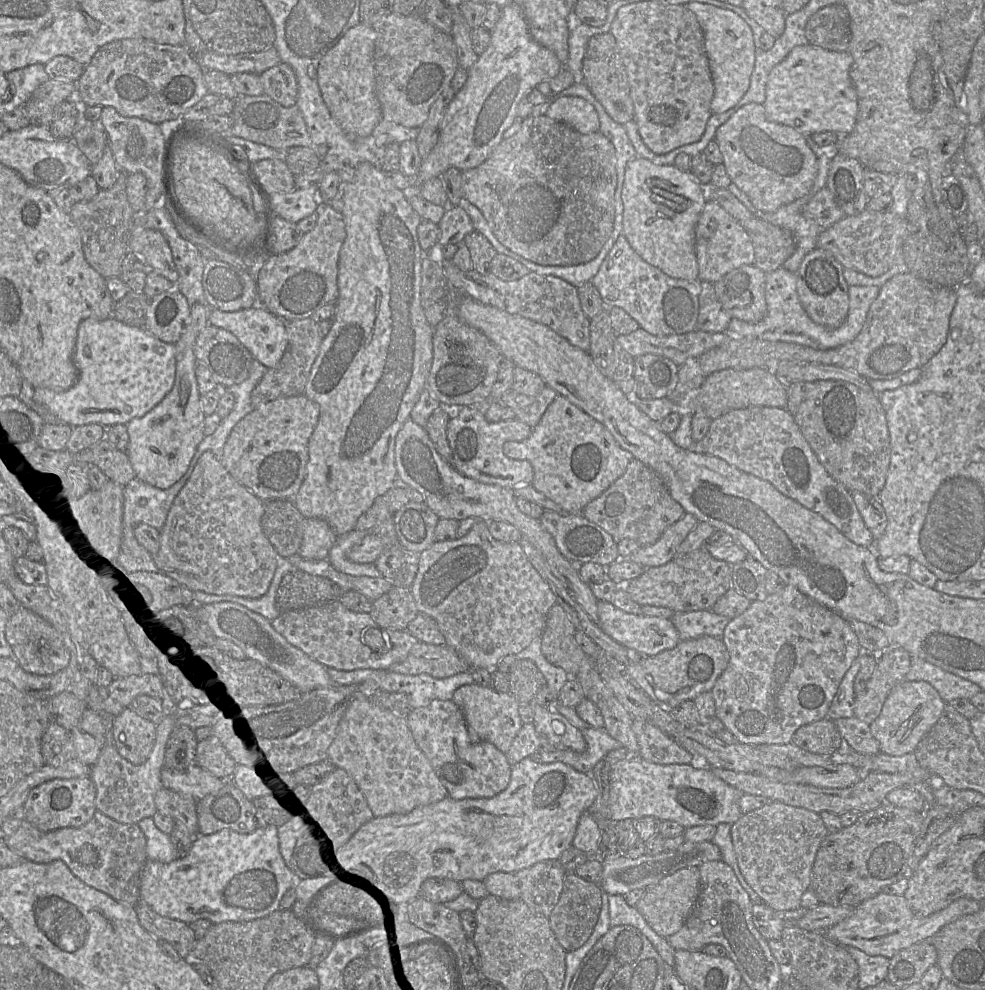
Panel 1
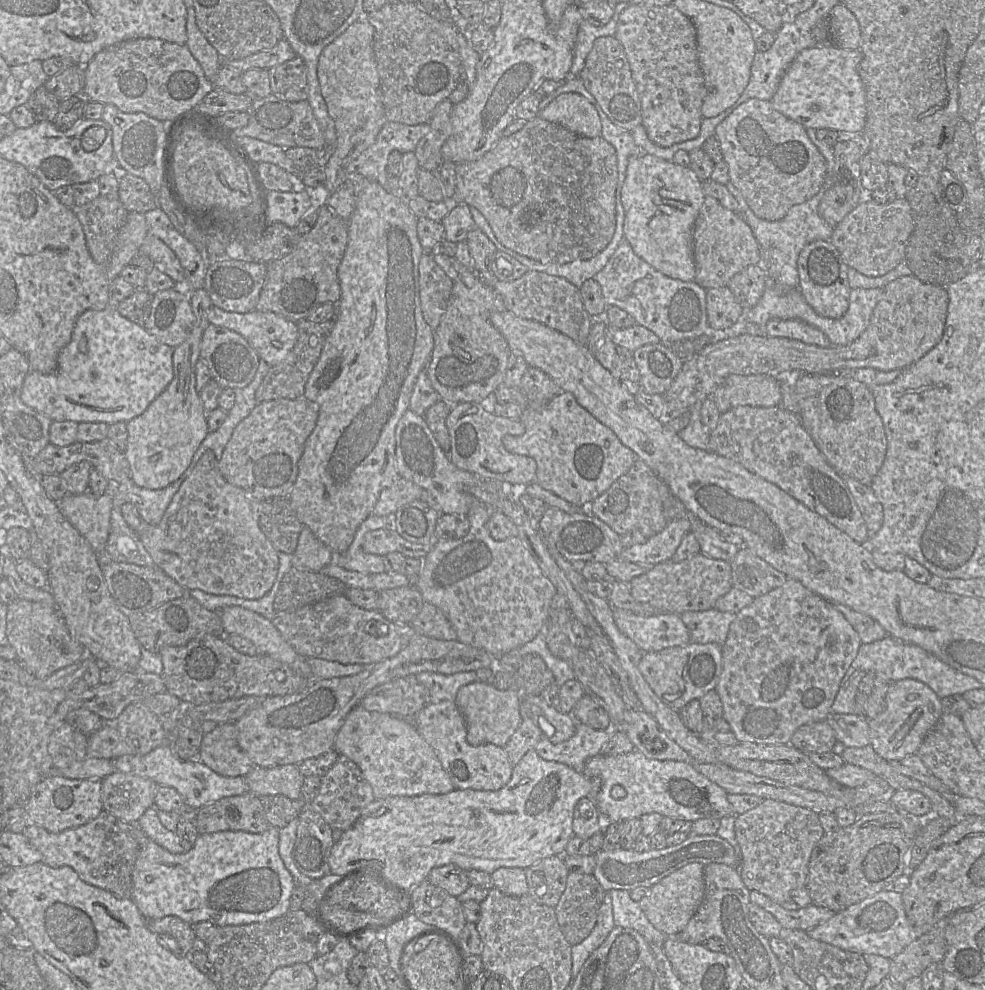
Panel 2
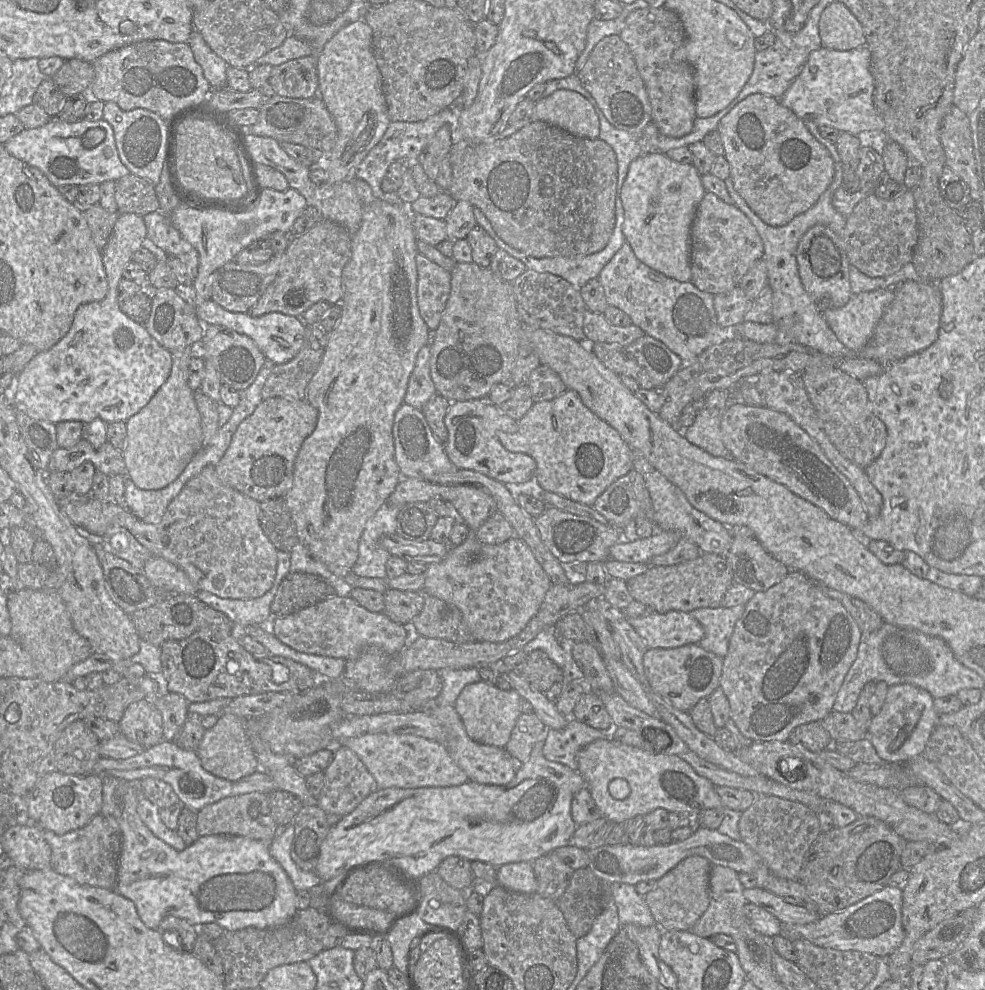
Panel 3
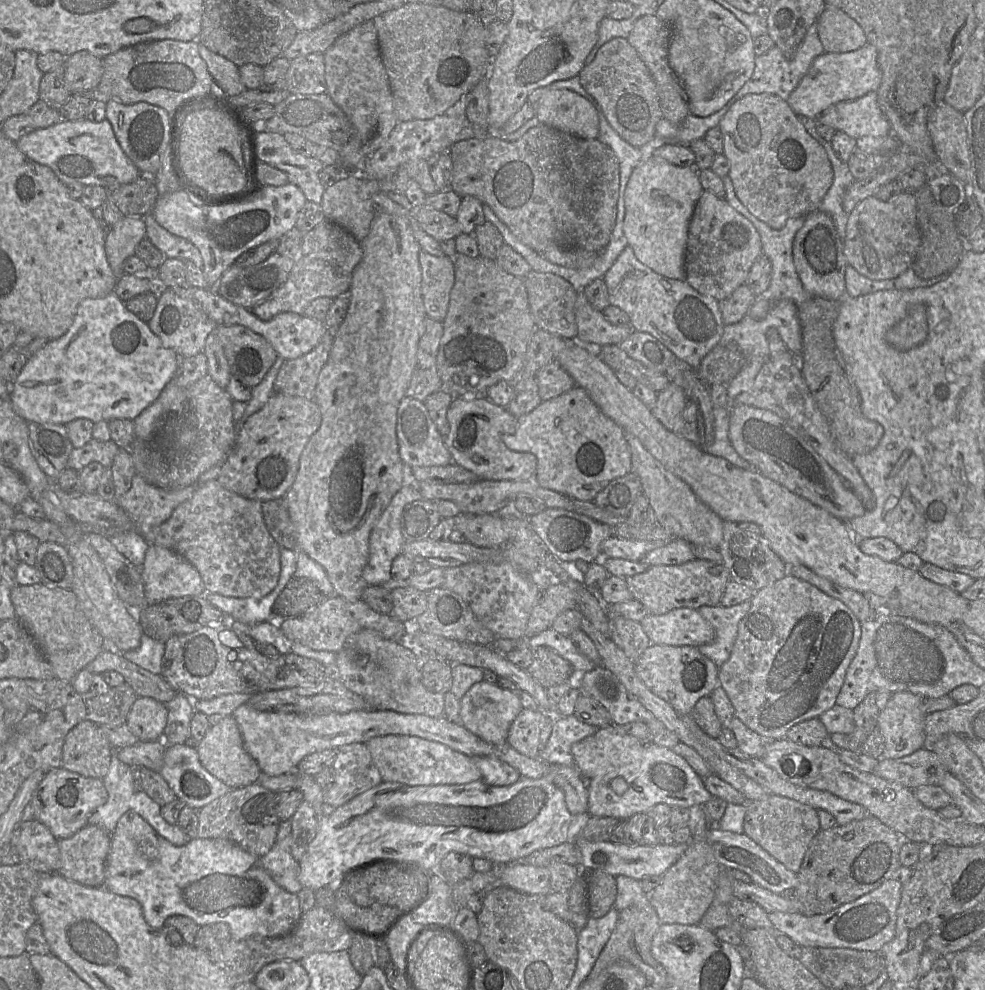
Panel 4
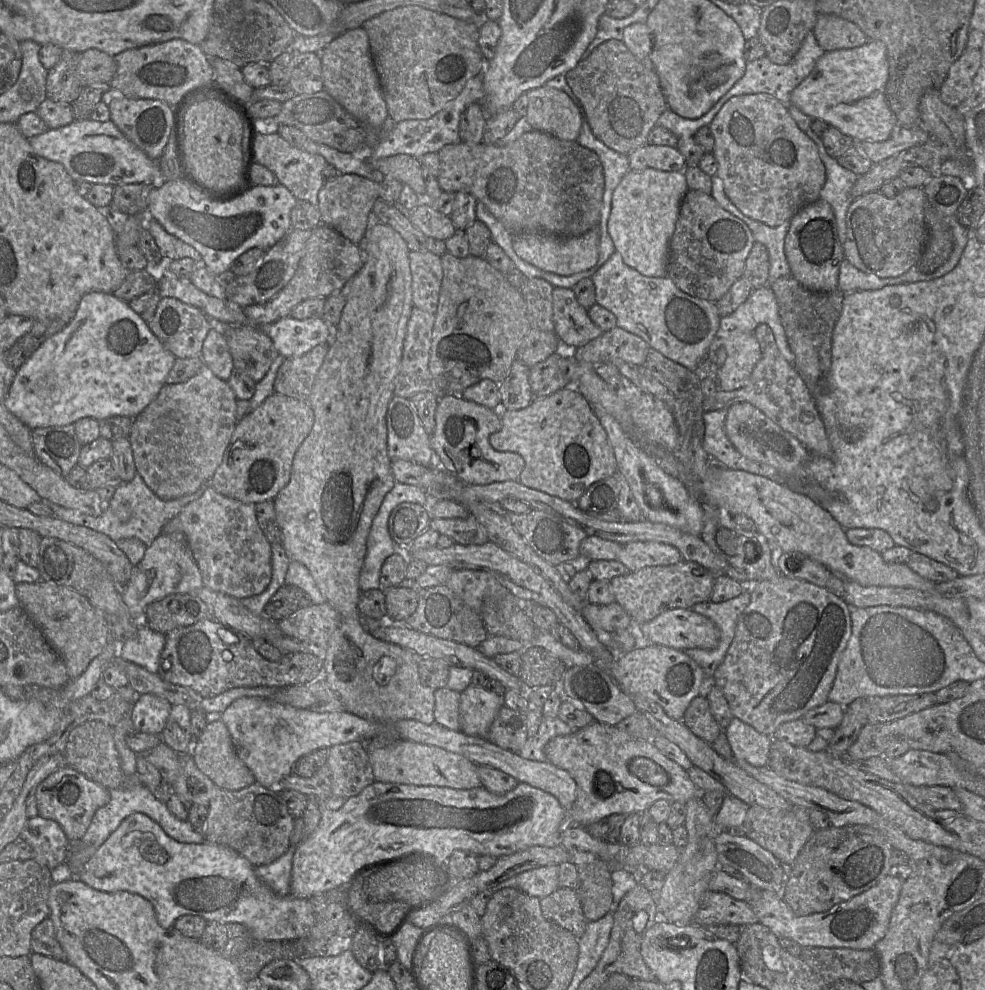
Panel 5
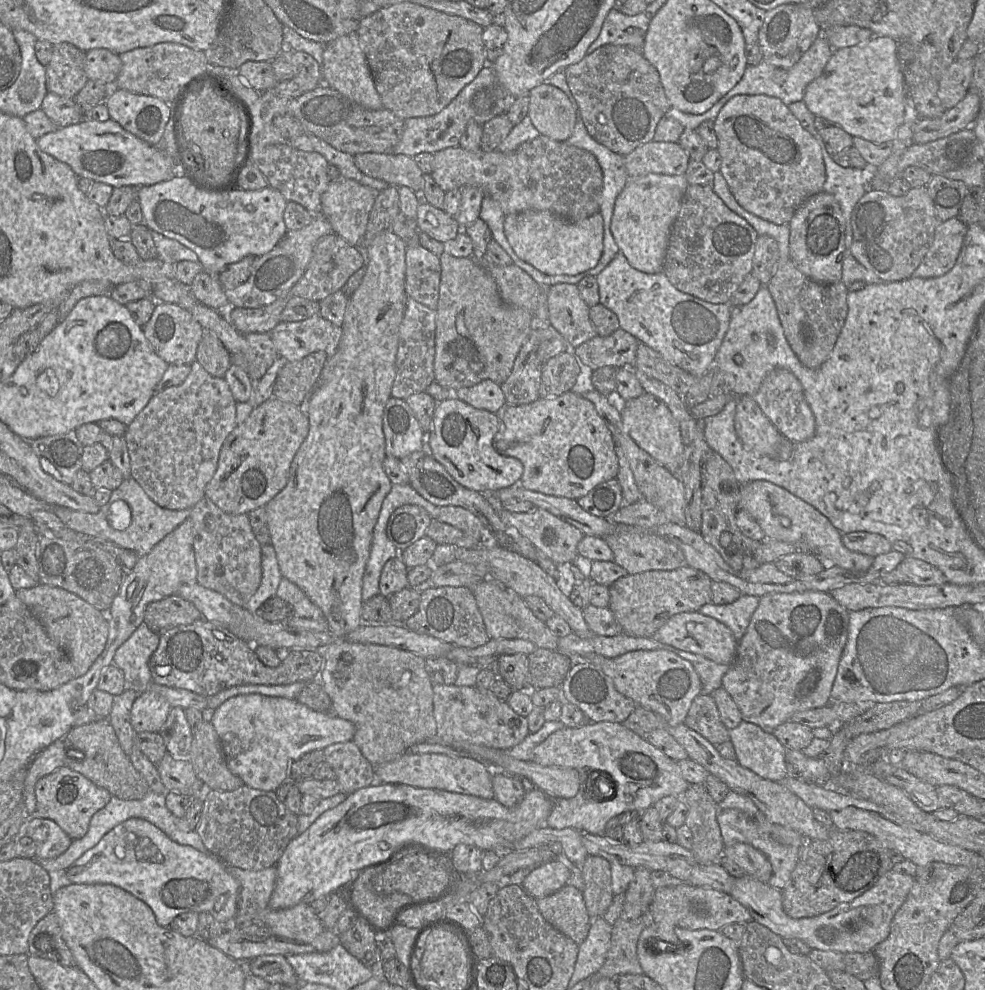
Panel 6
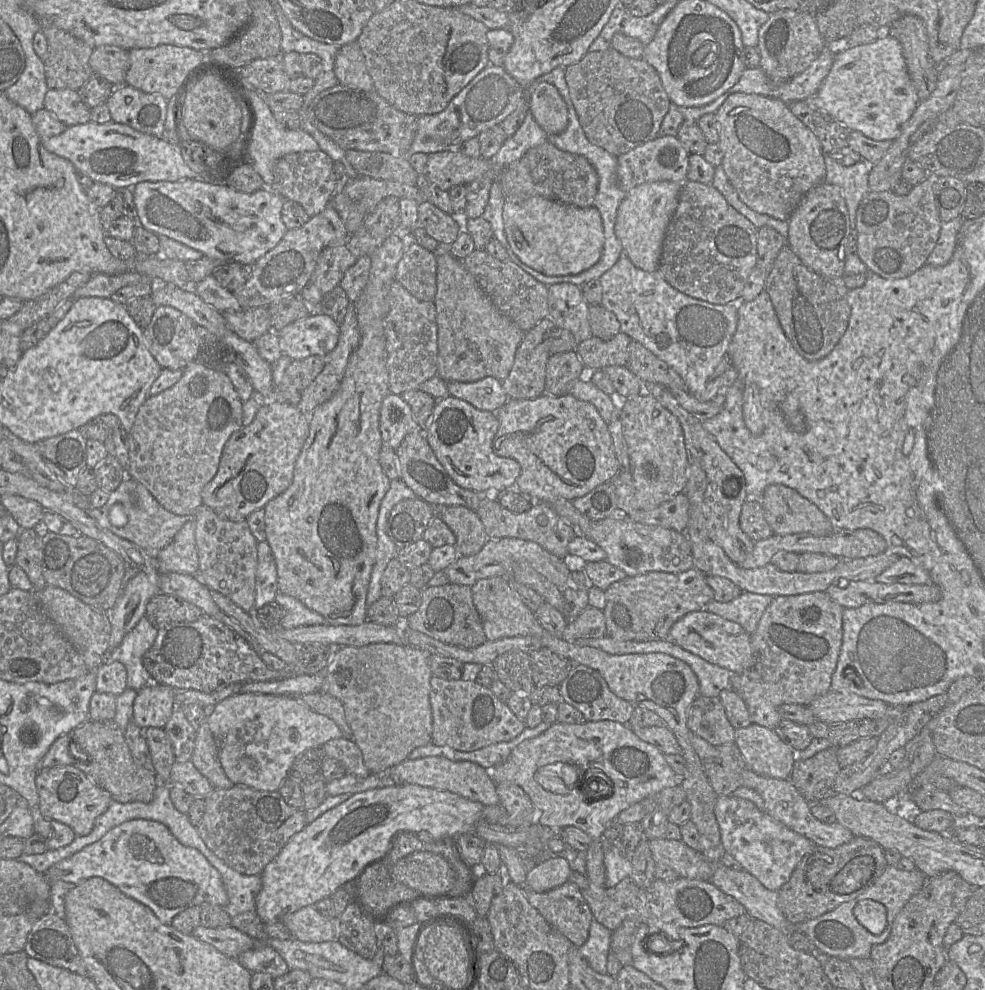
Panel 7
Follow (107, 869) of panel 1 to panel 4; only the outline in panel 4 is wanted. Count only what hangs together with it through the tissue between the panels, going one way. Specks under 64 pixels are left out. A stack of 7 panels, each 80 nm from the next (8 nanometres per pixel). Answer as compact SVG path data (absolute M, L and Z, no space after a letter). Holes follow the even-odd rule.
M86 825L68 839L59 839L58 872L85 886L103 886L111 834L95 825Z

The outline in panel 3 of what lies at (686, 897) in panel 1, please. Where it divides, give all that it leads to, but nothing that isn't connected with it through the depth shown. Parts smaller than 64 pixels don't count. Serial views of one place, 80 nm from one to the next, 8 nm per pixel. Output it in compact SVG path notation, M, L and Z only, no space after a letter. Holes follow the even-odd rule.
M690 856L679 862L657 880L654 888L644 895L647 906L662 930L690 930L709 906L709 877L712 864L704 857Z

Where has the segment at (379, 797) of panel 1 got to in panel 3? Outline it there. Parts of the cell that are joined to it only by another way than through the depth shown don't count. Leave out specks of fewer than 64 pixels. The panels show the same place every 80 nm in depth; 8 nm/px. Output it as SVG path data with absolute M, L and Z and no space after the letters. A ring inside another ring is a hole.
M375 733L348 738L334 744L343 744L352 750L374 777L377 789L458 786L468 781L466 773L453 761L445 745L410 734Z

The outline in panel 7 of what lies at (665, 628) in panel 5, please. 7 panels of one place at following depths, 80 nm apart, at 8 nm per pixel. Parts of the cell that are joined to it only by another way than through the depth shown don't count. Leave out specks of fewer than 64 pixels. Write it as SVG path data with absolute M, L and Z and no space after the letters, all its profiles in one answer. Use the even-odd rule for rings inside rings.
M706 610L690 612L676 621L670 629L668 639L707 662L729 670L732 674L743 673L756 662L750 634L738 623Z

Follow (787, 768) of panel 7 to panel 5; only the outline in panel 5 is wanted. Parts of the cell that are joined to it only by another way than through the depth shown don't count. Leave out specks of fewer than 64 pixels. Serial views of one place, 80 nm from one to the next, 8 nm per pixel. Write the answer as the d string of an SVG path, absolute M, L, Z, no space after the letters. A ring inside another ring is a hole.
M734 717L725 730L733 758L746 761L755 767L768 765L774 738L758 732L752 726Z

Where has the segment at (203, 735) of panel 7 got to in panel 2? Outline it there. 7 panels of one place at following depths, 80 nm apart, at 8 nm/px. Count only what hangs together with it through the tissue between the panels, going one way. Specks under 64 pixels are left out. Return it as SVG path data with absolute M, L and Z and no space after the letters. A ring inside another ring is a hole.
M235 722L218 724L210 733L204 734L198 760L216 774L229 778L245 776L253 767L250 759L239 746Z

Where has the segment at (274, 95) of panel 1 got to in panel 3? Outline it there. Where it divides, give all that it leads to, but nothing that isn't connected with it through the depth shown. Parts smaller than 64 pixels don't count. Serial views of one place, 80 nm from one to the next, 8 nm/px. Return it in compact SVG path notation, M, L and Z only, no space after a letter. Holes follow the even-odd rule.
M309 55L274 66L269 82L276 95L314 97L318 89L317 60Z

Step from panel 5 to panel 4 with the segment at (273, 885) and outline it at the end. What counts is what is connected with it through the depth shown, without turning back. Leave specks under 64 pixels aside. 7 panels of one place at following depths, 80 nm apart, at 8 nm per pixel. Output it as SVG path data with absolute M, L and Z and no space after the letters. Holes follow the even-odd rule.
M292 834L277 842L260 863L273 880L283 889L297 894L303 887L298 881L299 865L291 854Z

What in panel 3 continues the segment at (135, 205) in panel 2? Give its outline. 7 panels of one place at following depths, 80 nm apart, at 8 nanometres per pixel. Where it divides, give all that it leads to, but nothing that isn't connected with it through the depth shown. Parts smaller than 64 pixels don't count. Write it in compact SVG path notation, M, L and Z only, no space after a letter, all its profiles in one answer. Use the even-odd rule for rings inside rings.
M131 173L115 181L114 197L119 214L144 216L159 210L154 185Z

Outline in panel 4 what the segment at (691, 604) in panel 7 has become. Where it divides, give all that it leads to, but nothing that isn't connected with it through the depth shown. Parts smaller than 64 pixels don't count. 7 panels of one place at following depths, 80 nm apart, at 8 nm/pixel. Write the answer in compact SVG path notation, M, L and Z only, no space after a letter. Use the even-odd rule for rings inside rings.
M693 559L681 565L650 566L644 572L625 578L632 599L641 602L649 614L662 615L678 608L697 610L702 606L717 606L724 594L728 582L731 580L729 570L721 561Z

